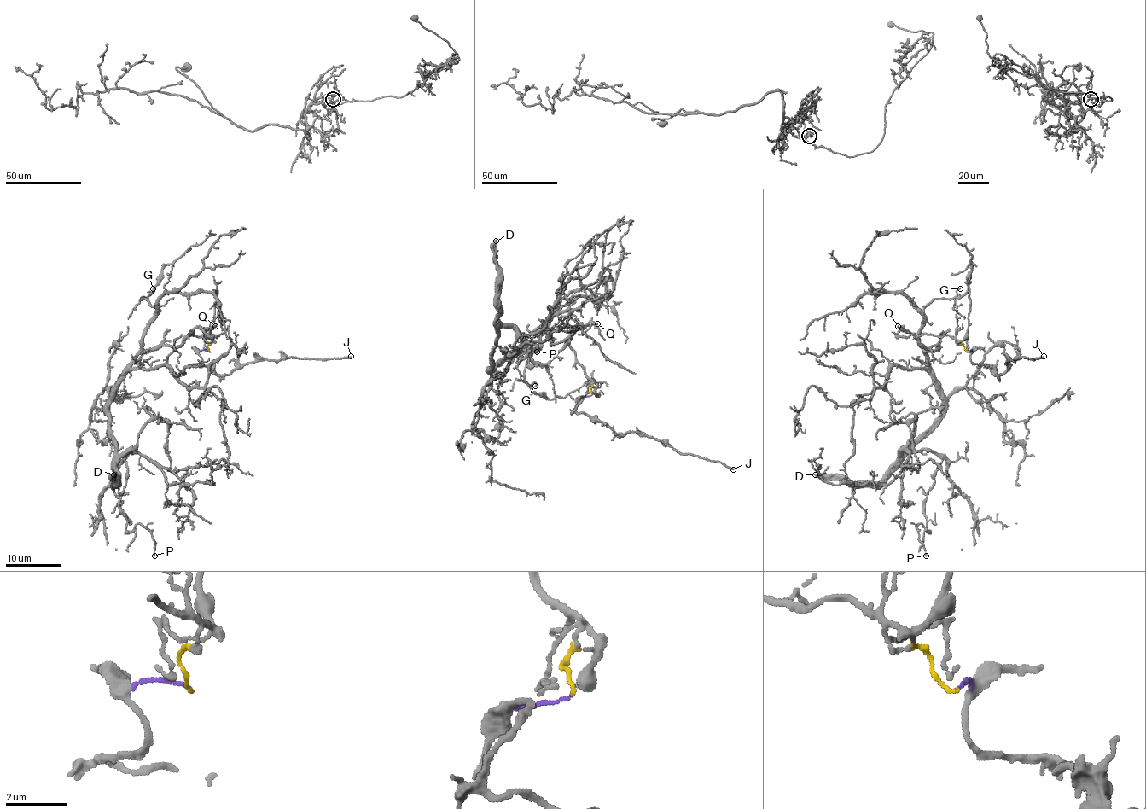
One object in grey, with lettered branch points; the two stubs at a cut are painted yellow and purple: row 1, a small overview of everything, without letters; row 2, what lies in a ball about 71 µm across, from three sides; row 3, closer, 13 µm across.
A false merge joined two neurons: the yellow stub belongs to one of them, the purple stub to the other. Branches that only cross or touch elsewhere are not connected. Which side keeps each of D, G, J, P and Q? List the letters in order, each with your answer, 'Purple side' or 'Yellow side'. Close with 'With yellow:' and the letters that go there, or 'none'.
D: Yellow side
G: Yellow side
J: Purple side
P: Yellow side
Q: Yellow side
With yellow: D, G, P, Q

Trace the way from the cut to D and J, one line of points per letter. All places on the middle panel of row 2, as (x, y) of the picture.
D: (591, 393), (593, 381), (567, 344), (546, 364), (513, 352), (489, 366), (500, 311), (496, 241)
J: (591, 393), (580, 396), (576, 411), (618, 433), (666, 440), (681, 453), (719, 461), (734, 469)

